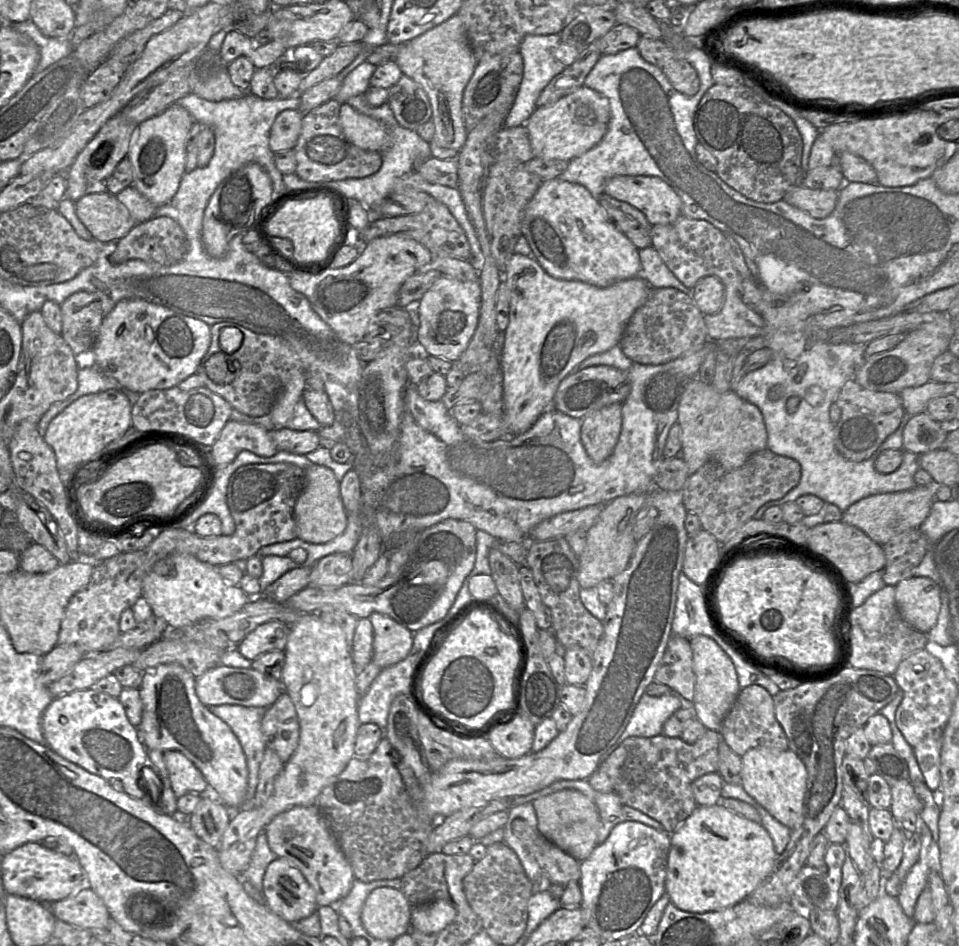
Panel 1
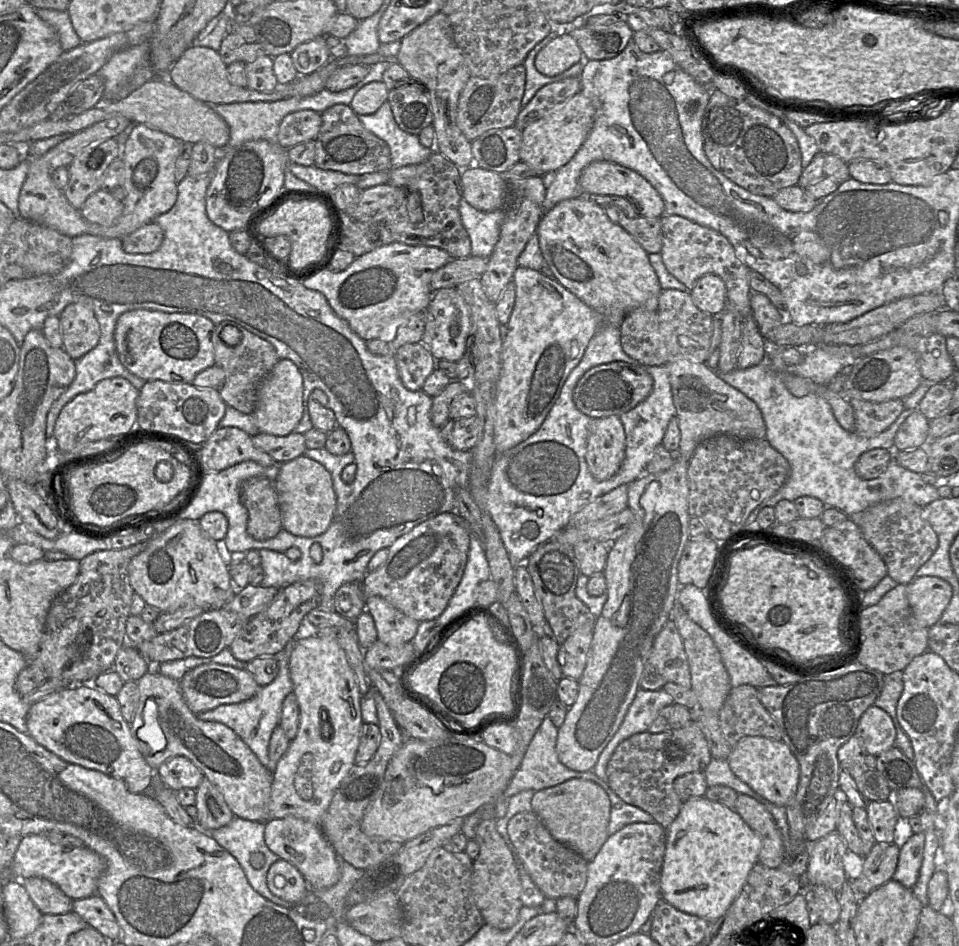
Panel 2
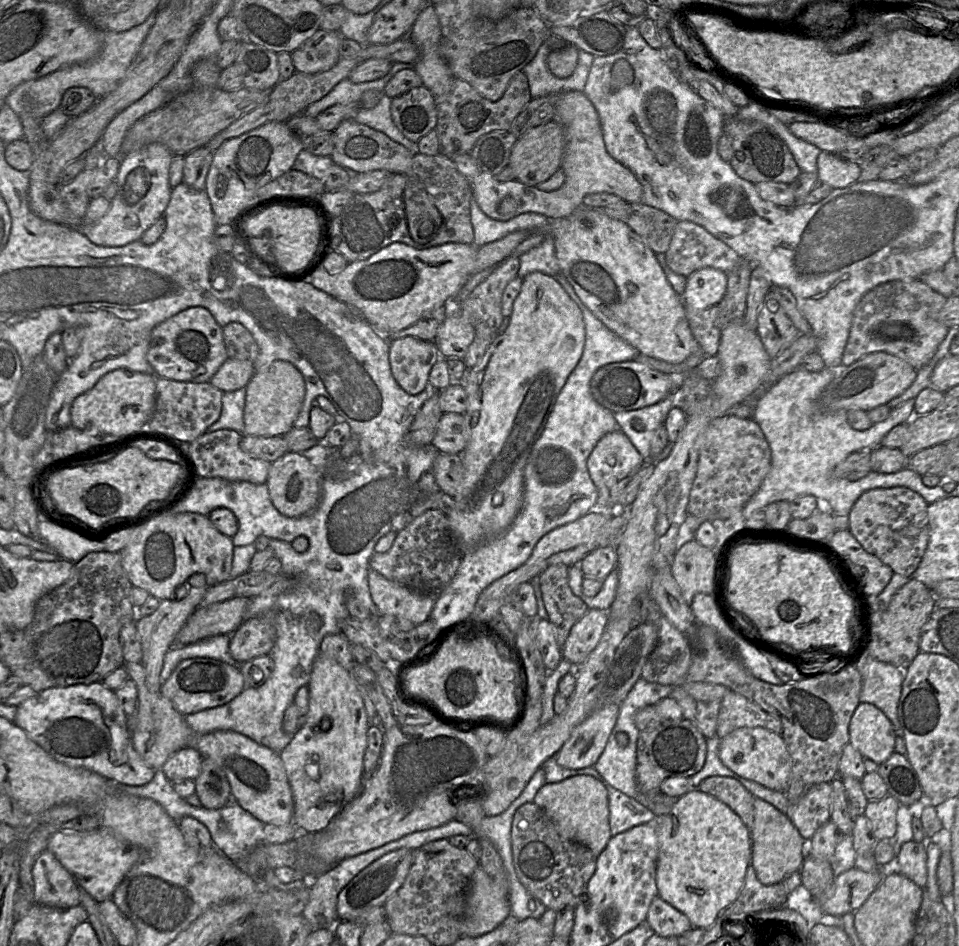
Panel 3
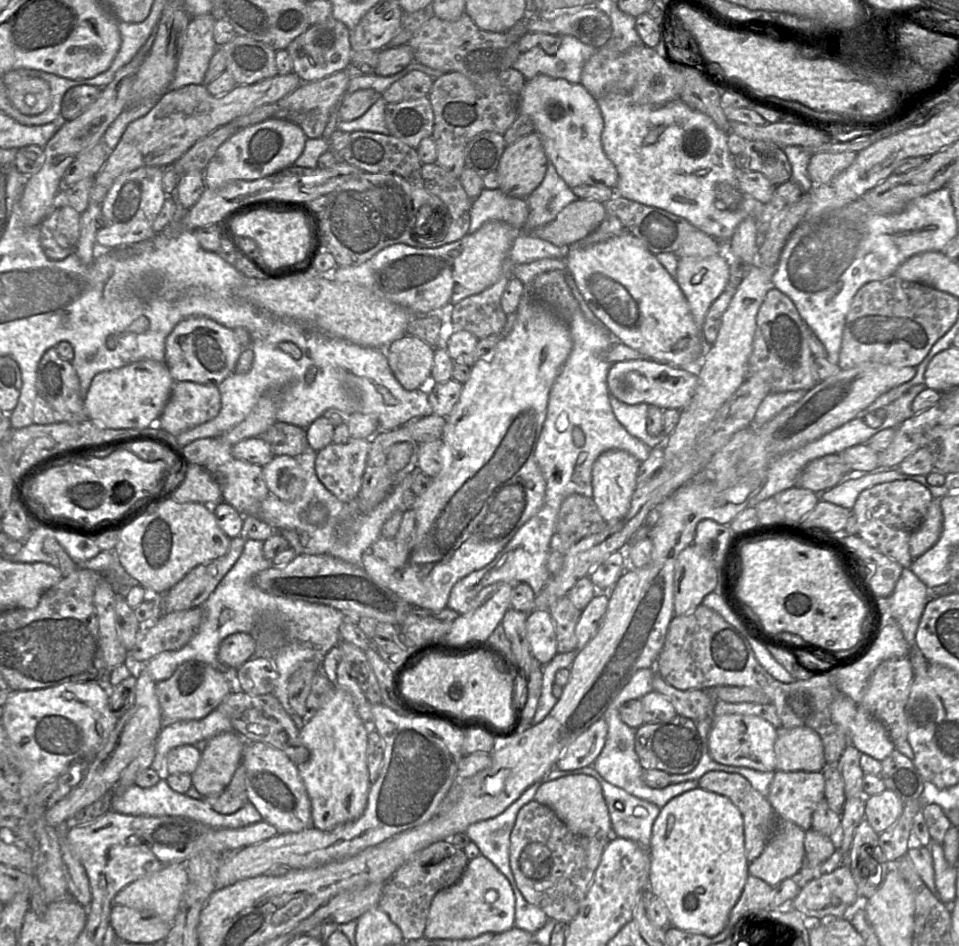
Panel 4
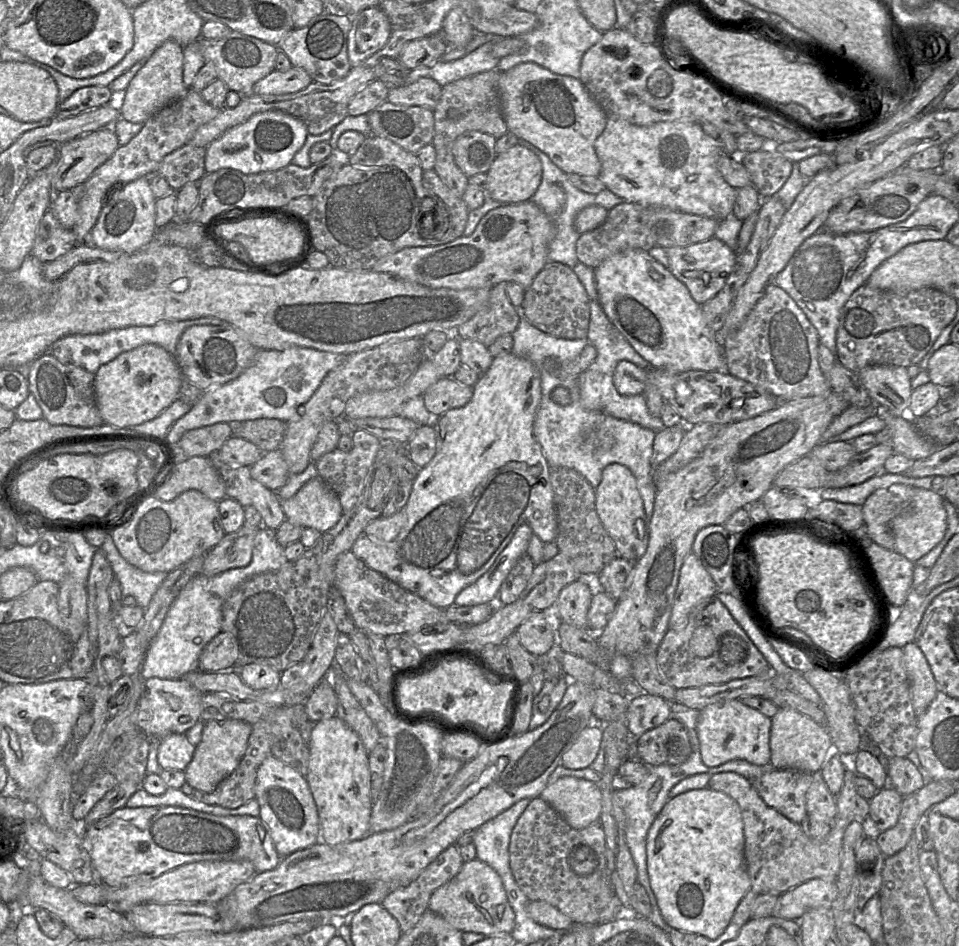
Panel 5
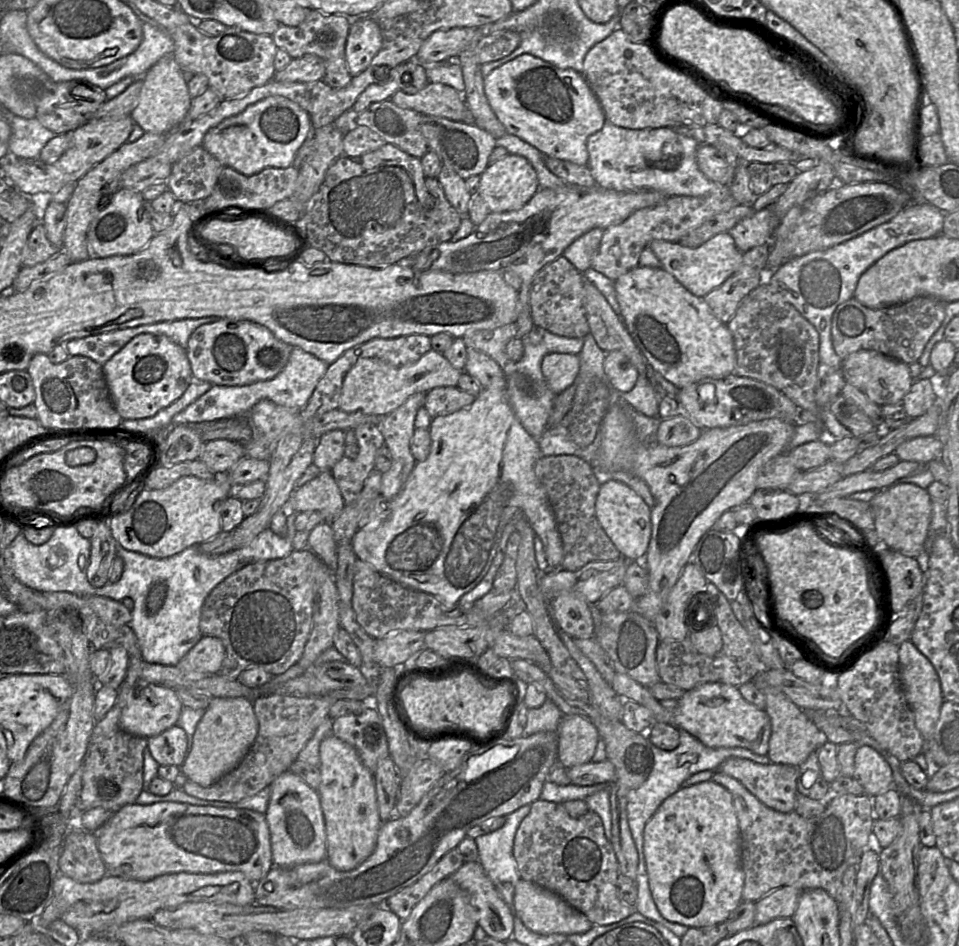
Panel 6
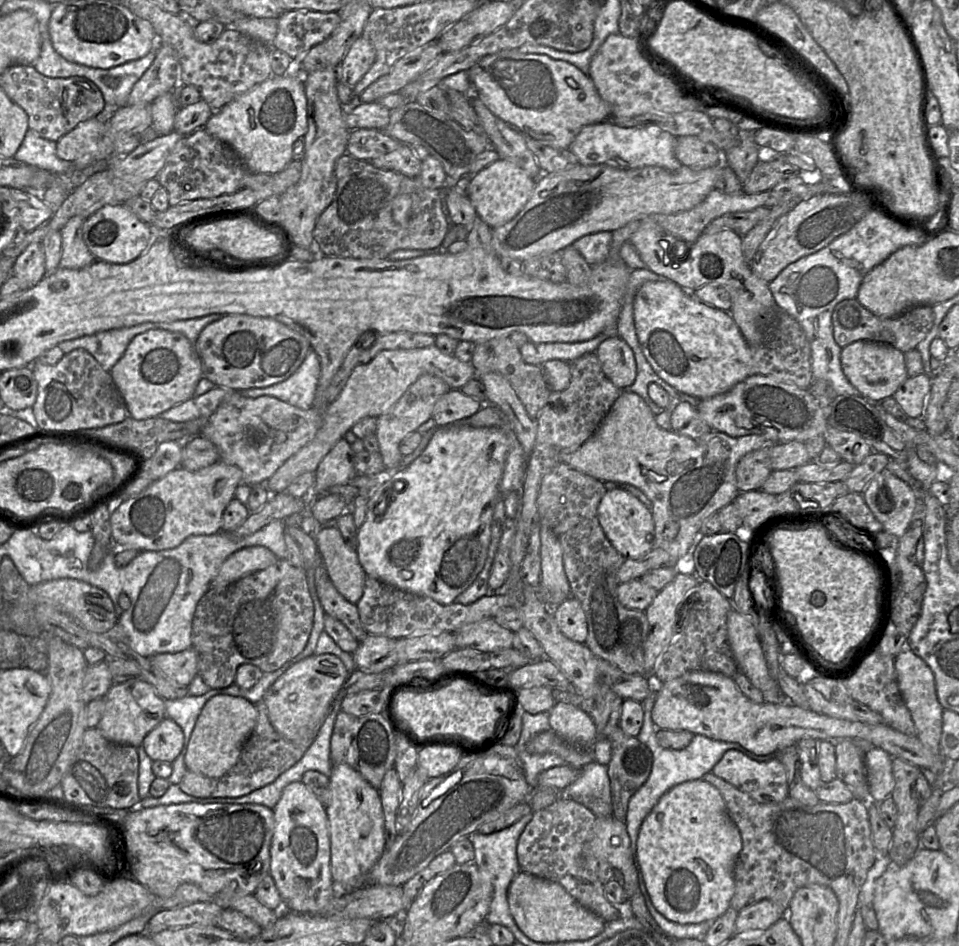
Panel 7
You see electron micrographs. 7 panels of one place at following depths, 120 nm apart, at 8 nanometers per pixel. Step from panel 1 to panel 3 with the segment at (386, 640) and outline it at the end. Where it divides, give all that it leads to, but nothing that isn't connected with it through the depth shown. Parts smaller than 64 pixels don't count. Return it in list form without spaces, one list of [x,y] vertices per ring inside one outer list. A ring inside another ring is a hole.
[[[369,568],[369,588],[379,615],[405,618],[418,625],[430,619],[436,597],[421,594],[410,588],[388,580]]]

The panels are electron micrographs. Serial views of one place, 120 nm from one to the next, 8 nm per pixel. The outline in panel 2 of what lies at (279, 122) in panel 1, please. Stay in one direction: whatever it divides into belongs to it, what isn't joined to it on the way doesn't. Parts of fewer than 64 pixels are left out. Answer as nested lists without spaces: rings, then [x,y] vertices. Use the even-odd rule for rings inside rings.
[[[307,109],[289,113],[279,125],[278,145],[283,150],[289,150],[297,144],[314,140],[320,131],[321,124],[320,112]]]

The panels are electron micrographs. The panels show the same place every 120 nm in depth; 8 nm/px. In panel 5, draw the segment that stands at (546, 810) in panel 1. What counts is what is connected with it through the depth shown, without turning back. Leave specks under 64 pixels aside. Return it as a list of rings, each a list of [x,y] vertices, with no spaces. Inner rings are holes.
[[[564,776],[549,783],[539,797],[574,829],[583,829],[599,821],[602,794],[597,784],[590,780]]]

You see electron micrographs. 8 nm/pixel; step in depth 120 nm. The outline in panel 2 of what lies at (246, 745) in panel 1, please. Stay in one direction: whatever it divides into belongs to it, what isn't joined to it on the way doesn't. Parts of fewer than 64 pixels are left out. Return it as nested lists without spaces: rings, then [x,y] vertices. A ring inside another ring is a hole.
[[[305,617],[295,638],[279,656],[279,671],[276,678],[270,684],[262,686],[258,693],[251,699],[239,703],[223,704],[214,709],[203,711],[196,714],[198,718],[205,721],[219,722],[231,728],[251,749],[260,763],[267,767],[269,763],[268,747],[272,733],[279,725],[283,701],[293,690],[289,670],[289,658],[294,646],[294,641],[315,636],[317,632],[318,628],[308,622]]]

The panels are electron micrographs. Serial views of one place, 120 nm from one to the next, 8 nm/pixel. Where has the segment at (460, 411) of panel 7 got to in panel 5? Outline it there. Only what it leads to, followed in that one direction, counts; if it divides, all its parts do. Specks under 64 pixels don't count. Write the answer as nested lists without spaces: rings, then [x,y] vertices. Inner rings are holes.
[[[441,377],[423,394],[426,409],[440,416],[446,411],[466,405],[473,396],[473,388],[457,382],[453,377]]]

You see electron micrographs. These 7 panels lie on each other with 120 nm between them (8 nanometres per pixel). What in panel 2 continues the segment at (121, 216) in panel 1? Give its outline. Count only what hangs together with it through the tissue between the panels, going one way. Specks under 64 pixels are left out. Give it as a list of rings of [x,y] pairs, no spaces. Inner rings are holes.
[[[99,189],[91,194],[80,212],[91,223],[102,226],[111,226],[122,215],[124,204],[112,196],[110,191]]]

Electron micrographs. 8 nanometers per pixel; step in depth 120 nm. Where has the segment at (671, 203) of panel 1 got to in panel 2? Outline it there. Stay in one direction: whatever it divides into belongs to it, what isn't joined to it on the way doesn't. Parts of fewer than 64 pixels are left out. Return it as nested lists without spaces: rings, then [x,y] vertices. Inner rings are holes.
[[[594,161],[581,173],[579,184],[586,195],[618,195],[628,200],[638,215],[660,218],[665,215],[664,201],[656,189],[638,172],[609,161]]]

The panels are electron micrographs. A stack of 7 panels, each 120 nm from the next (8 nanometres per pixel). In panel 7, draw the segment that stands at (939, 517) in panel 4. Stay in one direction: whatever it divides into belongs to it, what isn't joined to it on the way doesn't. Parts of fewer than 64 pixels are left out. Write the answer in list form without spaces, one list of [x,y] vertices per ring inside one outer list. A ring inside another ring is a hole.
[[[884,469],[868,483],[861,494],[873,515],[882,524],[883,531],[897,538],[905,534],[916,507],[915,491],[909,484]]]

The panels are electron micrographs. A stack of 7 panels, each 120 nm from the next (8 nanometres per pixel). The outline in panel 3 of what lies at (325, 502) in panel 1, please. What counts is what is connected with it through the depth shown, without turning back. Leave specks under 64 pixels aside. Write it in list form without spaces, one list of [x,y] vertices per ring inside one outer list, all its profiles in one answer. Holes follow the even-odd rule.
[[[287,452],[271,464],[266,484],[275,508],[292,518],[310,514],[317,508],[324,479],[323,474],[301,453]]]

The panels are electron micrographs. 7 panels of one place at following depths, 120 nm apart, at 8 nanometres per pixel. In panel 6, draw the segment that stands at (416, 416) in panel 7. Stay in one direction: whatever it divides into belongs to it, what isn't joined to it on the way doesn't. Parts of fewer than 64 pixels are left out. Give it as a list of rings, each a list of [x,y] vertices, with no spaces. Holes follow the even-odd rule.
[[[425,392],[414,393],[397,409],[380,418],[378,427],[384,437],[385,446],[392,455],[390,469],[382,473],[381,476],[381,494],[387,501],[391,501],[398,495],[416,464],[416,460],[410,450],[410,443],[415,430],[416,414],[419,408],[424,406],[425,398]]]

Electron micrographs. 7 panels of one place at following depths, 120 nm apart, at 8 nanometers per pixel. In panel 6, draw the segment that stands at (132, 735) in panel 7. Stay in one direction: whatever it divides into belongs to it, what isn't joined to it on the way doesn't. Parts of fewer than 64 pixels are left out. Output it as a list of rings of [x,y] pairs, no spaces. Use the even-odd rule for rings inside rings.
[[[138,680],[132,698],[122,709],[120,730],[139,737],[150,738],[176,725],[183,705],[176,690],[162,685]]]

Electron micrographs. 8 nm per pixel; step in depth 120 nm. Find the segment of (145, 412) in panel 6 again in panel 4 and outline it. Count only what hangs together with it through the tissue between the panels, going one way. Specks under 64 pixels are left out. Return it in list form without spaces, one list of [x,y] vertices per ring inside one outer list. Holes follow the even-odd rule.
[[[149,359],[100,372],[92,379],[83,399],[86,418],[109,429],[145,429],[159,419],[174,382],[164,362]]]

